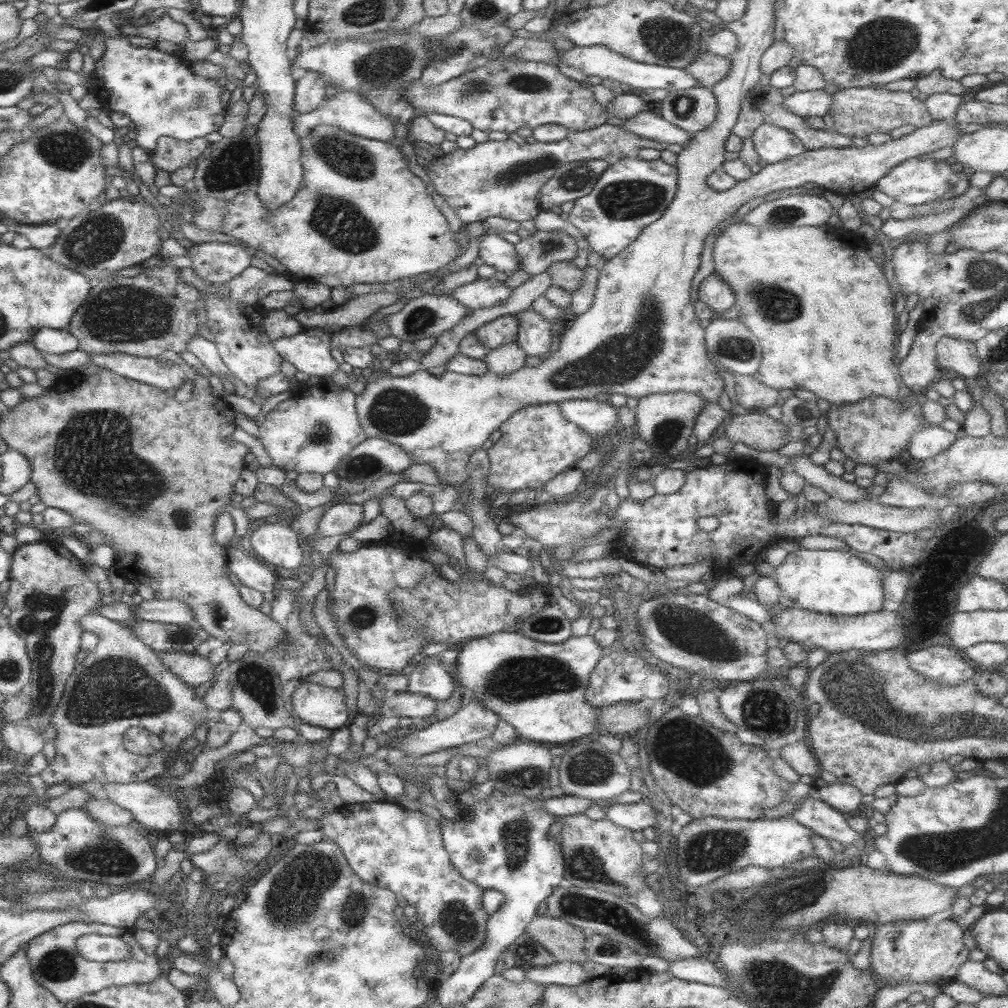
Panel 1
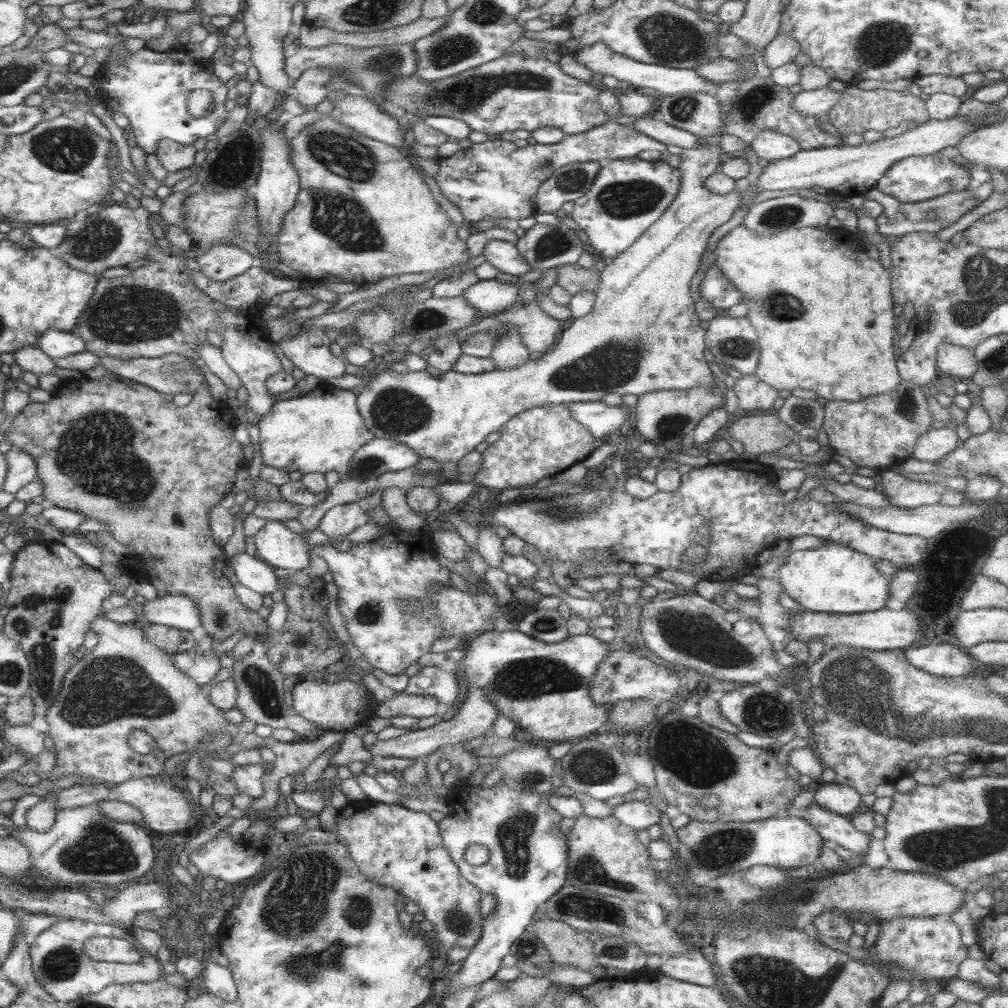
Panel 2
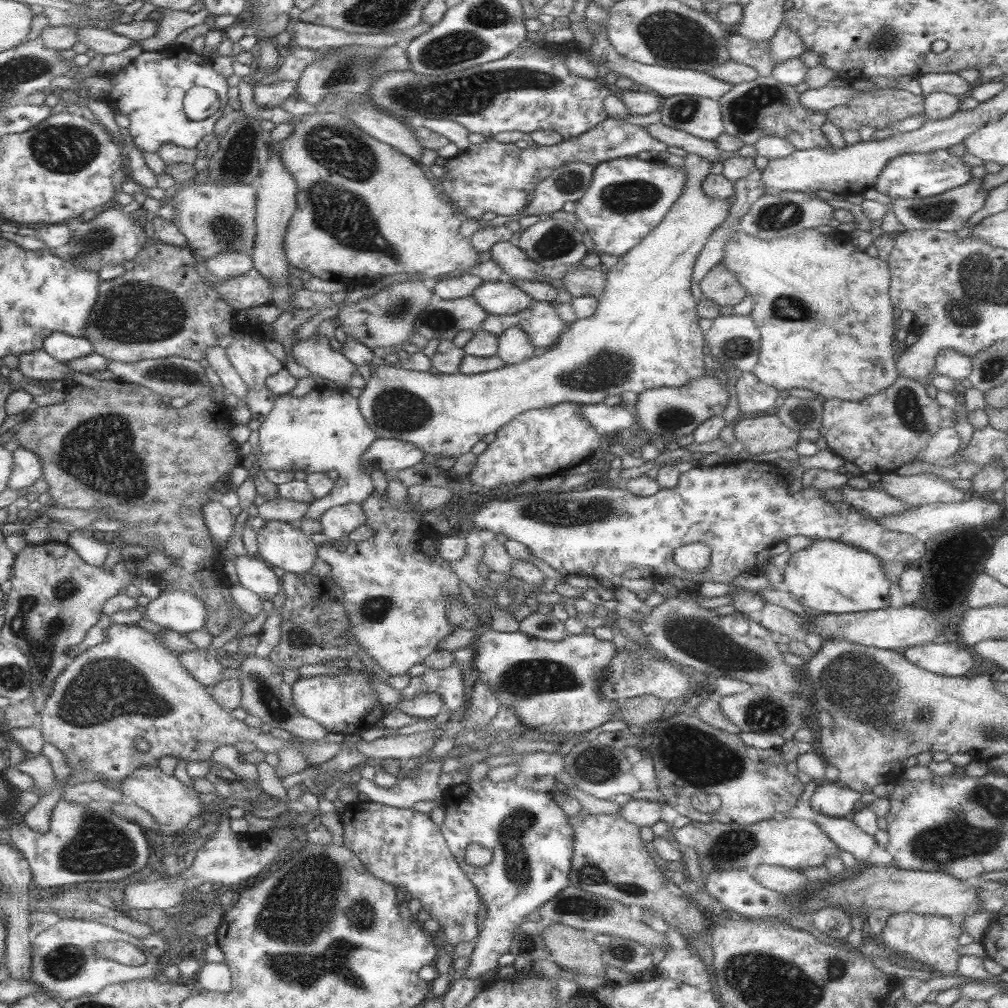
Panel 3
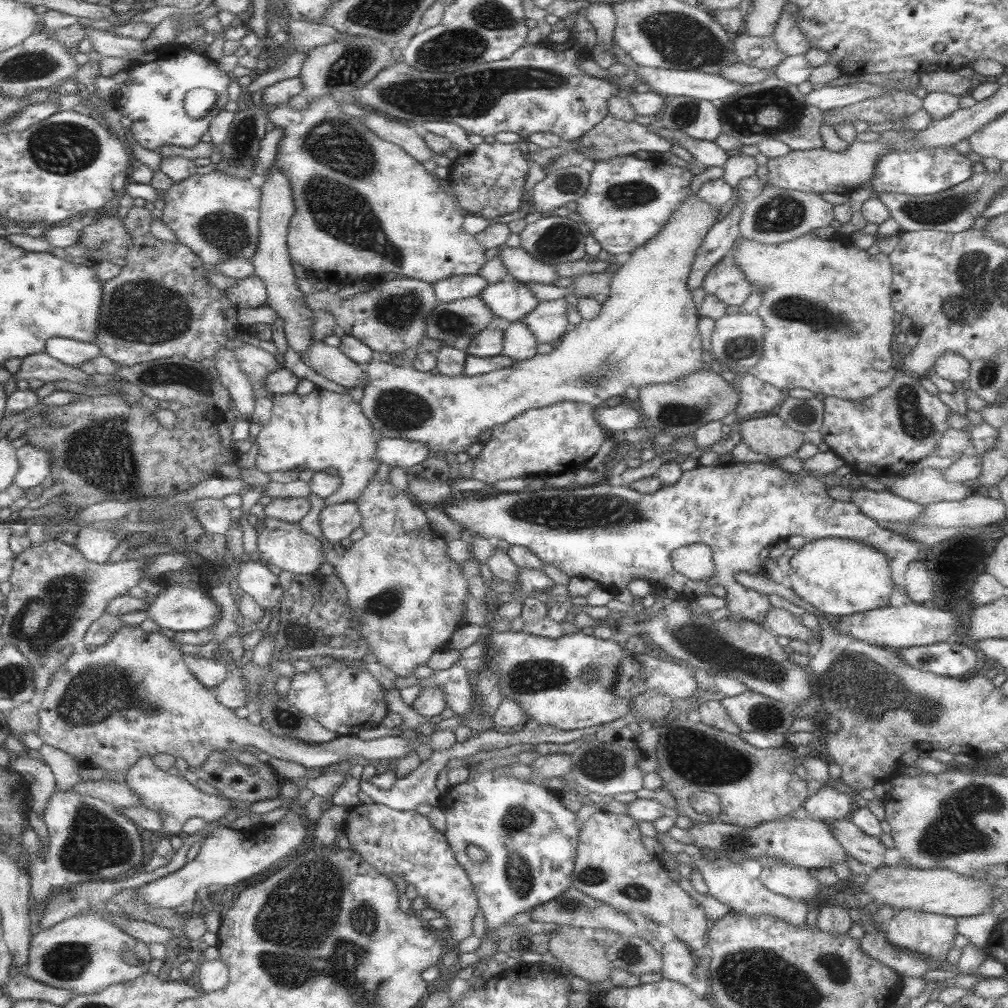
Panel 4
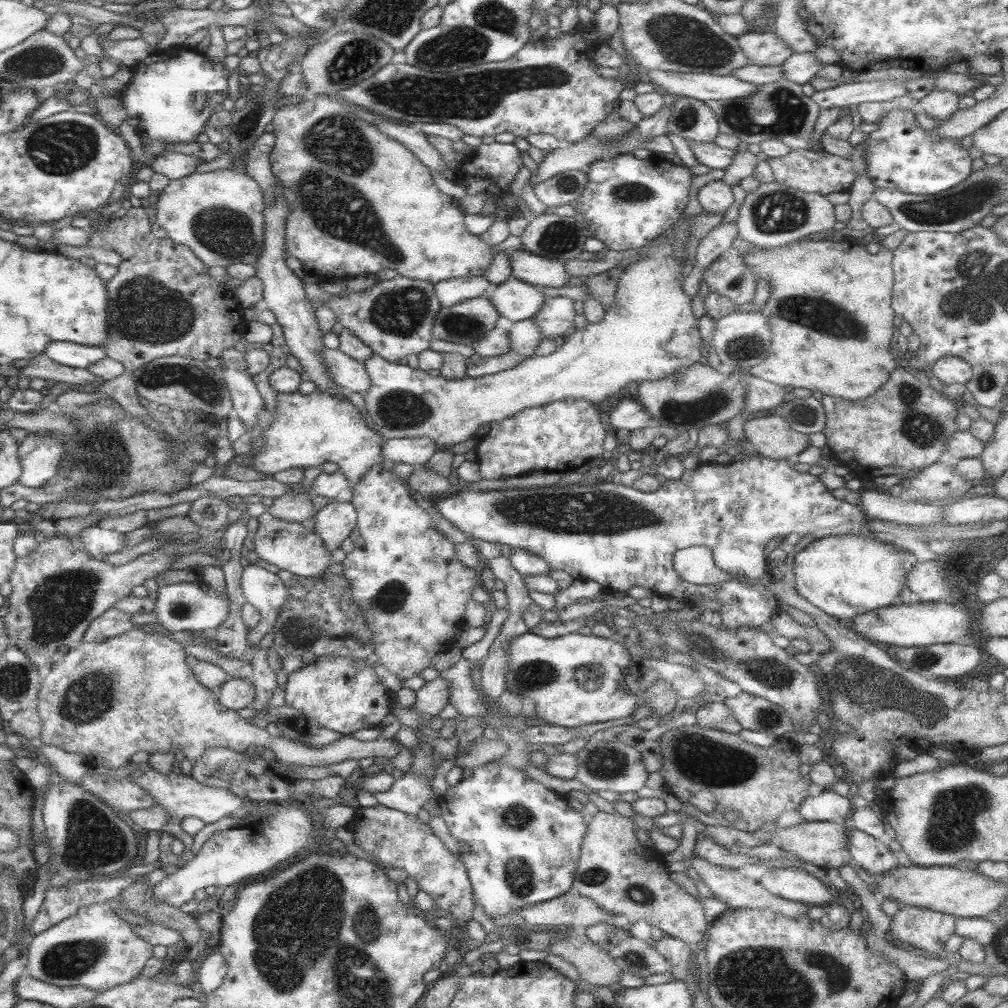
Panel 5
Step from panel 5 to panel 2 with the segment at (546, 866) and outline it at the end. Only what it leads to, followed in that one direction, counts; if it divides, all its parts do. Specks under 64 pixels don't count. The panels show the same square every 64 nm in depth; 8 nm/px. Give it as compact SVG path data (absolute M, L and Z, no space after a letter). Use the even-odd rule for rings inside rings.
M465 782L451 786L445 802L451 806L451 814L437 824L443 848L447 848L451 862L459 868L463 880L479 888L483 896L495 896L497 904L495 910L483 918L479 942L461 962L459 974L447 976L443 998L471 986L481 986L497 974L511 944L531 926L535 910L567 882L569 852L565 836L557 830L561 816L549 808L545 794L513 792L503 784L469 786ZM469 844L479 844L489 852L485 864L475 868L463 860L463 852Z

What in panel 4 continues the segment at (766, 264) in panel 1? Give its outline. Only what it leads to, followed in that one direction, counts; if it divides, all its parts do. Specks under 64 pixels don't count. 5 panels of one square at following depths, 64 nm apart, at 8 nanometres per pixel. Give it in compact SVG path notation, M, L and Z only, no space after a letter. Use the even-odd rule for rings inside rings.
M803 234L803 236L797 236L793 240L787 240L787 242L781 242L781 244L761 244L761 242L753 242L753 240L745 240L745 238L737 238L737 242L733 244L731 248L731 258L735 262L735 268L741 272L741 276L745 278L745 282L751 284L753 290L759 290L761 292L761 304L757 308L757 316L761 318L761 324L763 324L763 352L761 352L761 358L759 362L751 368L751 370L745 370L747 374L755 376L757 380L773 386L773 388L779 388L779 390L791 390L791 388L803 388L803 390L809 390L813 394L823 394L825 398L831 396L831 398L839 398L839 400L851 400L851 402L859 402L863 398L869 398L873 396L875 392L883 390L885 386L891 384L893 376L897 374L897 368L893 364L893 356L891 356L891 340L895 338L895 328L897 324L891 320L893 318L893 308L891 308L891 282L893 282L893 268L889 264L889 258L883 256L883 254L875 254L875 256L869 256L865 250L859 250L851 244L849 238L817 238L811 234Z

